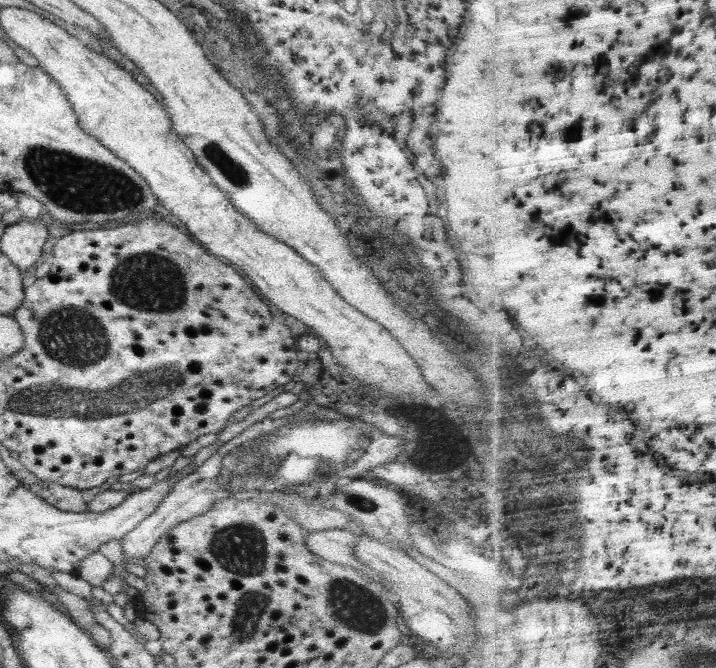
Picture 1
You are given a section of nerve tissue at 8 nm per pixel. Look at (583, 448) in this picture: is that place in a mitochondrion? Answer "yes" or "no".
no

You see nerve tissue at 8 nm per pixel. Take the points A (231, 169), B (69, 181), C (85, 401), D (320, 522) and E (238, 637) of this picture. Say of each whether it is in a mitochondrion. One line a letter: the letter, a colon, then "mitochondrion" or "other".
A: mitochondrion
B: mitochondrion
C: mitochondrion
D: other
E: other

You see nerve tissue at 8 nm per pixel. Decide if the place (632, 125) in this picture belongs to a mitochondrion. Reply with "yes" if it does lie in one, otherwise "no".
no

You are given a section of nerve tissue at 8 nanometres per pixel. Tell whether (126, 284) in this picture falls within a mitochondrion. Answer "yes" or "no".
yes

